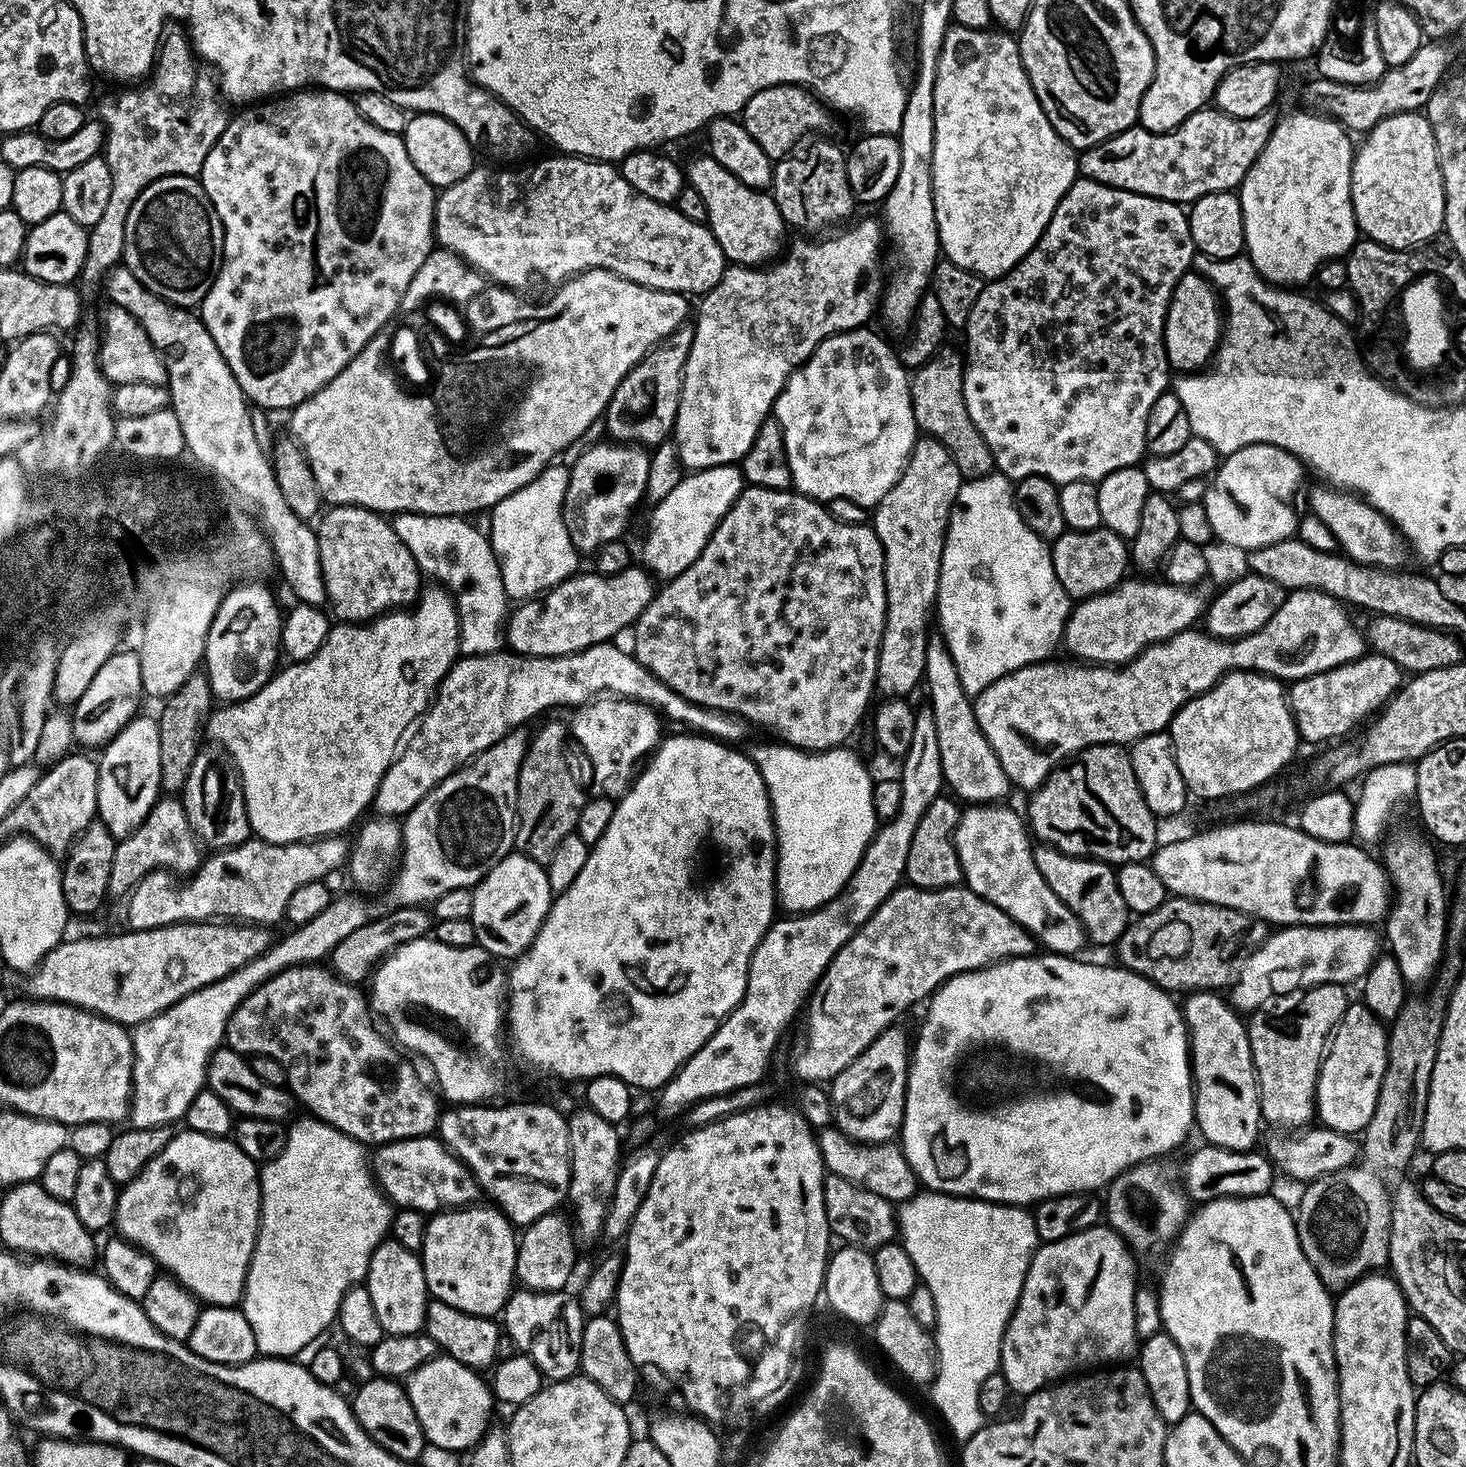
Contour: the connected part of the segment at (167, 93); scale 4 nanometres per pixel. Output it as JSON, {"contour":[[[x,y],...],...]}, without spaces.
{"contour":[[[183,31],[170,32],[159,45],[155,65],[147,79],[137,83],[133,92],[124,92],[121,96],[104,96],[100,100],[98,119],[106,133],[102,155],[110,166],[112,189],[106,210],[99,216],[98,222],[94,222],[94,226],[88,229],[84,268],[78,277],[79,283],[84,283],[88,288],[96,288],[99,284],[101,287],[108,271],[123,261],[126,214],[130,214],[130,206],[134,206],[138,194],[142,194],[142,190],[146,190],[150,182],[163,176],[199,177],[202,162],[206,162],[206,154],[210,154],[214,142],[222,138],[222,130],[226,130],[230,119],[230,112],[224,109],[226,104],[213,69],[197,56],[192,41]]]}

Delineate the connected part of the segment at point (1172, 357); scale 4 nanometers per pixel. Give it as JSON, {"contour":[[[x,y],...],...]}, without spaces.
{"contour":[[[1190,270],[1178,278],[1178,286],[1174,286],[1174,294],[1170,298],[1168,313],[1164,316],[1164,354],[1168,363],[1177,373],[1187,374],[1199,372],[1208,367],[1216,354],[1222,335],[1222,300],[1217,289],[1204,276]]]}

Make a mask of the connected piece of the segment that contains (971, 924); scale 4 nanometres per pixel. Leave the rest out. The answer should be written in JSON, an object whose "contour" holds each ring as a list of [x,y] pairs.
{"contour":[[[901,886],[890,894],[890,898],[886,898],[886,902],[882,902],[882,906],[878,906],[878,910],[871,916],[860,929],[851,936],[847,942],[838,950],[838,954],[834,954],[834,958],[828,964],[828,968],[824,971],[823,977],[816,982],[810,999],[806,1004],[806,1013],[808,1012],[808,1029],[804,1032],[804,1041],[800,1044],[800,1049],[796,1052],[796,1057],[792,1060],[792,1068],[796,1071],[796,1076],[800,1082],[807,1082],[809,1085],[819,1085],[821,1082],[831,1082],[838,1073],[846,1070],[846,1066],[850,1066],[850,1062],[854,1062],[854,1058],[858,1058],[858,1054],[862,1054],[870,1046],[870,1042],[874,1042],[878,1037],[890,1027],[897,1023],[896,1020],[903,1014],[907,1008],[912,1008],[916,1003],[927,1001],[932,993],[945,984],[952,976],[957,976],[963,972],[973,972],[979,968],[989,968],[992,964],[1000,964],[1003,960],[1013,960],[1014,958],[1022,958],[1023,956],[1035,956],[1038,952],[1036,937],[1027,932],[1021,924],[1014,922],[1014,918],[1010,918],[1010,914],[1006,914],[1006,910],[1002,910],[998,906],[994,906],[990,902],[986,902],[978,894],[971,892],[966,886],[957,886],[955,888],[917,888],[915,886]]]}

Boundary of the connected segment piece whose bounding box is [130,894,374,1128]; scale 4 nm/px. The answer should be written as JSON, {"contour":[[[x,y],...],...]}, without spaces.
{"contour":[[[352,894],[356,896],[340,896],[337,895],[335,899],[333,899],[332,904],[330,906],[326,906],[326,910],[322,910],[322,914],[318,914],[318,918],[310,918],[310,922],[306,922],[305,924],[297,924],[295,927],[291,929],[292,933],[289,936],[284,936],[277,939],[274,943],[270,944],[267,950],[262,953],[258,958],[254,958],[250,961],[246,966],[242,966],[238,970],[234,970],[234,974],[230,974],[226,978],[222,978],[218,982],[214,982],[210,986],[206,986],[202,990],[198,990],[194,994],[190,994],[186,998],[182,998],[179,1000],[174,1006],[170,1006],[164,1011],[162,1014],[158,1014],[154,1019],[148,1021],[146,1024],[137,1024],[135,1025],[134,1031],[131,1033],[132,1038],[132,1106],[130,1109],[130,1124],[131,1127],[134,1128],[145,1128],[146,1126],[162,1126],[163,1124],[171,1124],[175,1125],[177,1122],[183,1121],[184,1115],[186,1114],[186,1110],[190,1110],[190,1102],[194,1102],[194,1098],[199,1092],[205,1091],[206,1081],[208,1079],[208,1063],[210,1062],[210,1058],[215,1054],[216,1049],[221,1047],[225,1043],[226,1033],[228,1030],[228,1023],[230,1022],[230,1018],[234,1014],[234,1010],[237,1006],[247,998],[248,995],[252,993],[258,986],[262,986],[266,983],[270,978],[274,978],[278,975],[282,970],[286,970],[287,968],[293,968],[294,966],[298,966],[299,964],[314,964],[324,959],[331,957],[332,951],[334,950],[334,946],[338,946],[338,942],[342,942],[342,938],[346,938],[346,934],[354,934],[354,930],[358,930],[358,926],[362,926],[363,924],[369,923],[373,919],[374,911],[372,912],[372,908],[367,904],[366,901],[363,900],[363,895],[360,894]]]}

